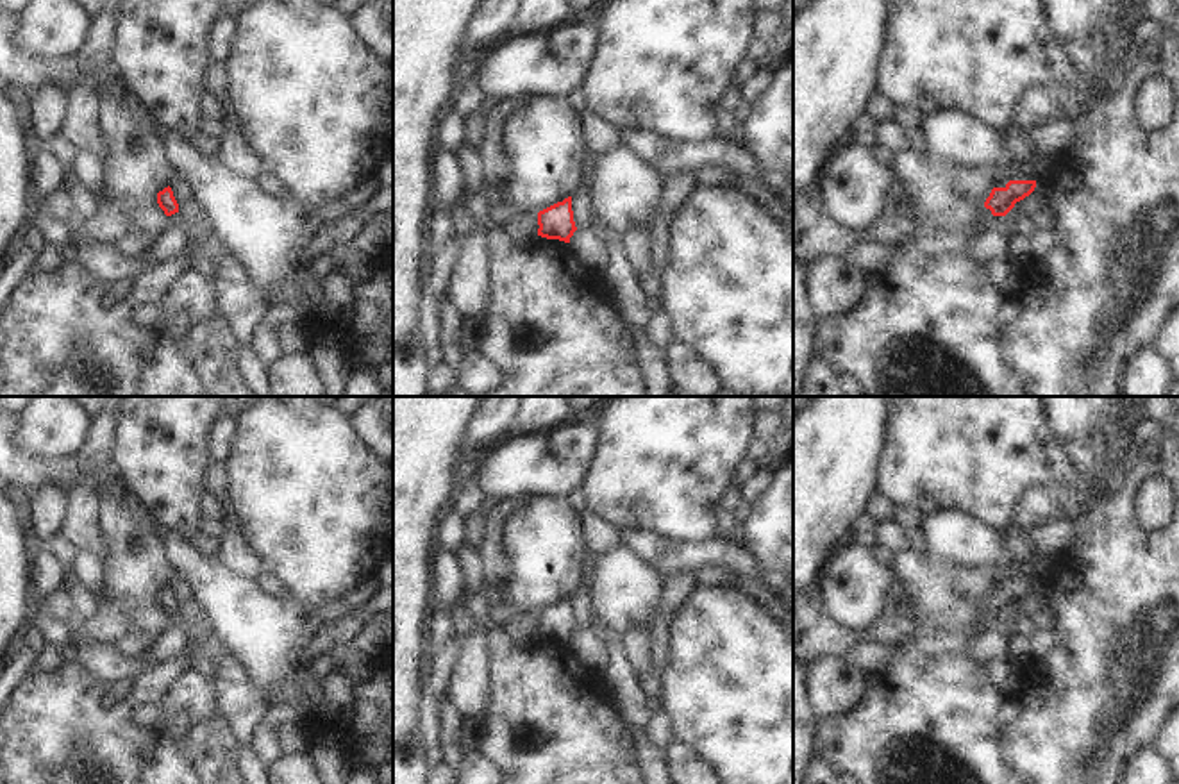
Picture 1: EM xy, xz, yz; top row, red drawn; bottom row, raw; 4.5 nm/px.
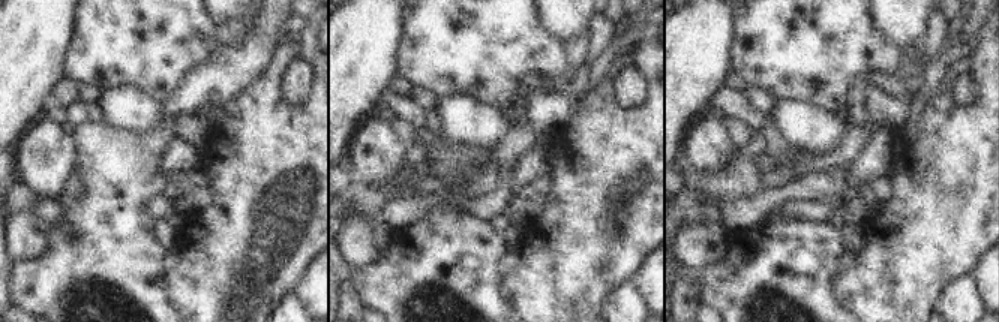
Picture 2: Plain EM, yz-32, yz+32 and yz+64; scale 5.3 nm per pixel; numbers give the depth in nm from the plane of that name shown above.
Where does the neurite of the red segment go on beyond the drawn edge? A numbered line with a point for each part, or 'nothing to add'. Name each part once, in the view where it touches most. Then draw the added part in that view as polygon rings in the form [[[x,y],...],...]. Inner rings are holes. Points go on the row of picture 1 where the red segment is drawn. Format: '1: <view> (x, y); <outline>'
1: yz (985, 218); [[[982,207],[981,213],[979,213],[979,216],[977,216],[977,225],[979,227],[990,227],[993,223],[999,225],[1000,223],[1000,218],[1002,216],[993,216],[990,209]]]

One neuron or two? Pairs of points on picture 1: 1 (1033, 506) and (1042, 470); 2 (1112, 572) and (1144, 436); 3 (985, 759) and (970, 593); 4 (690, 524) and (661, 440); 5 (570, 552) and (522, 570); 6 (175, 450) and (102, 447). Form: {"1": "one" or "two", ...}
{"1": "two", "2": "two", "3": "one", "4": "one", "5": "one", "6": "two"}

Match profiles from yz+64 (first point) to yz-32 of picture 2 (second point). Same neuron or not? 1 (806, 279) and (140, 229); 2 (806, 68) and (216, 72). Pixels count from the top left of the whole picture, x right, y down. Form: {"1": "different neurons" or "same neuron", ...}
{"1": "same neuron", "2": "different neurons"}

